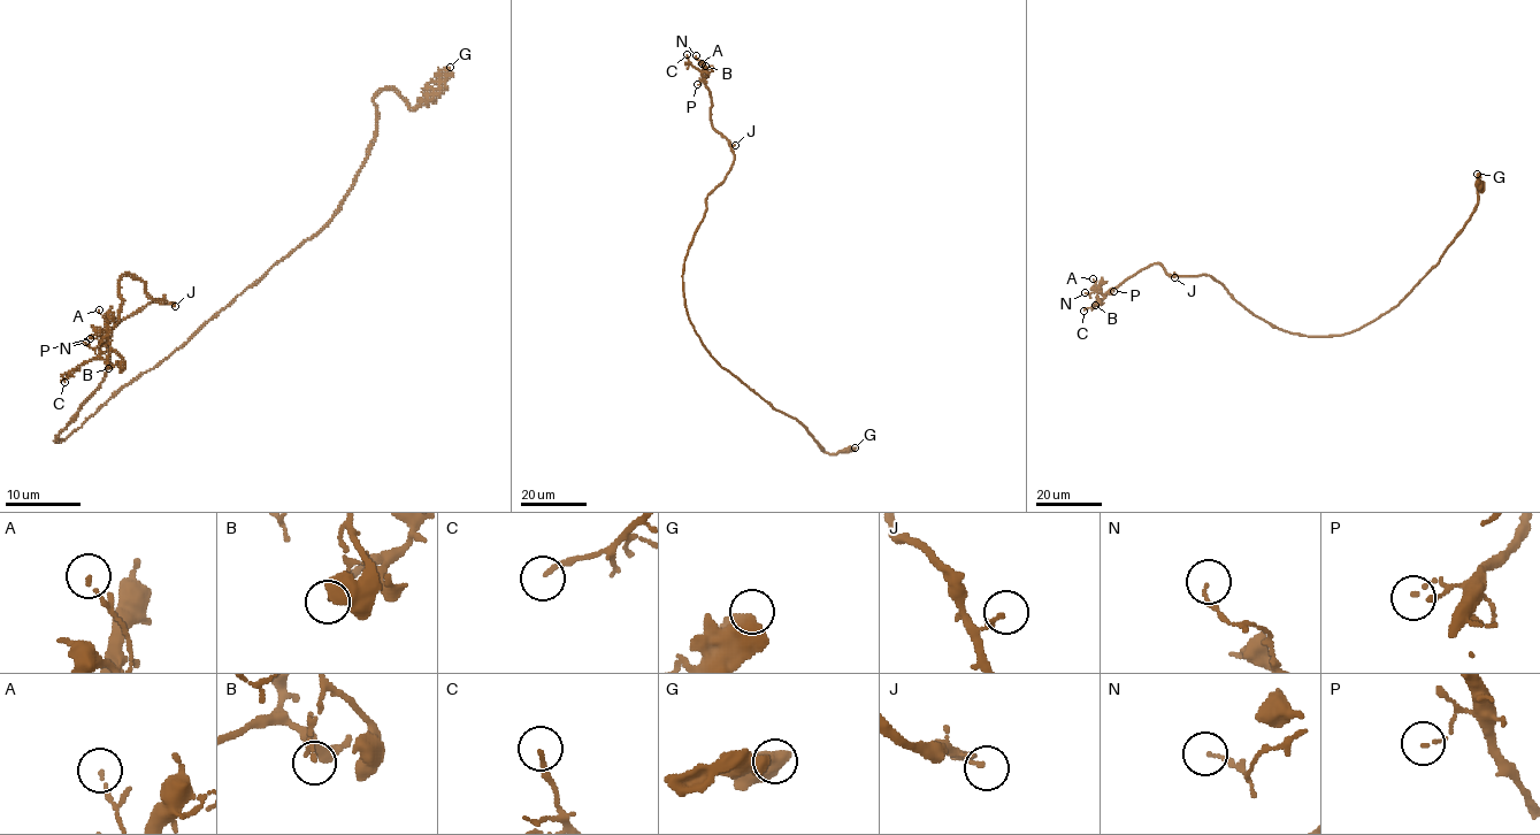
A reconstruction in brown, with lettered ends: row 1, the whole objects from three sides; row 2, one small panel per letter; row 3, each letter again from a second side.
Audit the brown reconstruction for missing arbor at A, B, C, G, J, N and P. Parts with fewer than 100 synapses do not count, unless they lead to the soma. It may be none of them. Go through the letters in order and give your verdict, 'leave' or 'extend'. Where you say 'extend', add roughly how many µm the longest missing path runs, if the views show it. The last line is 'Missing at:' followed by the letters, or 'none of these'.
A: leave
B: leave
C: extend | 20 µm
G: leave
J: leave
N: leave
P: leave
Missing at: C

